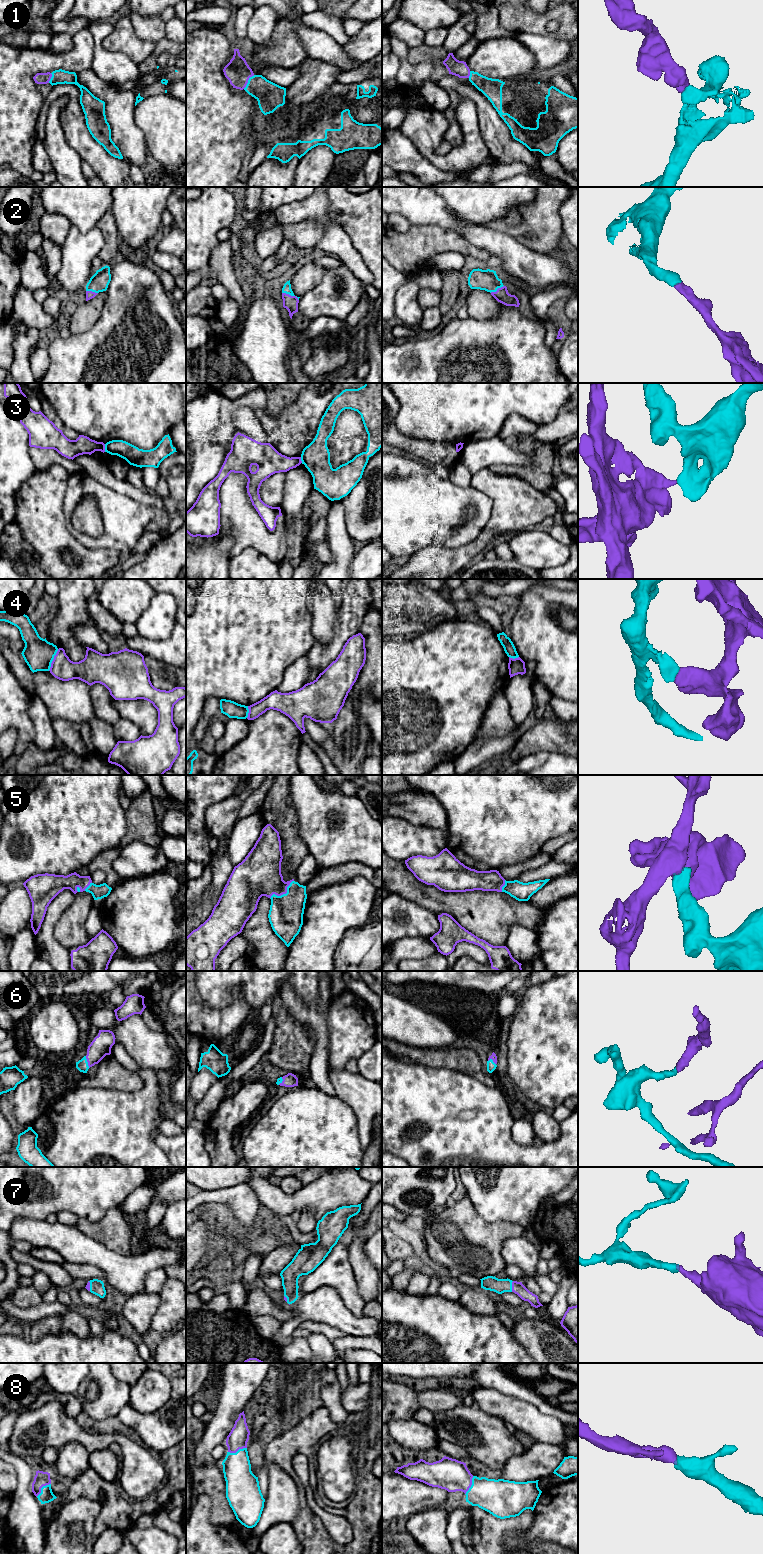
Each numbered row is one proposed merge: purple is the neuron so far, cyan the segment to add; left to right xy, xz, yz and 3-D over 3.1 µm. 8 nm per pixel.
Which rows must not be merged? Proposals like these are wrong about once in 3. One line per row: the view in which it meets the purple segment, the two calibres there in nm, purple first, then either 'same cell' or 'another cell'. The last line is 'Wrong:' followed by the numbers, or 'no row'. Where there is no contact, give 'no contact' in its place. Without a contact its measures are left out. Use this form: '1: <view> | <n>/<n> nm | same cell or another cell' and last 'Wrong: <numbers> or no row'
1: xz | 200/220 nm | same cell
2: xz | 110/70 nm | same cell
3: xy | 140/150 nm | another cell
4: xy | 190/240 nm | another cell
5: xz | 360/280 nm | same cell
6: xy | 160/100 nm | same cell
7: yz | 100/120 nm | same cell
8: xz | 160/240 nm | same cell
Wrong: 3, 4

